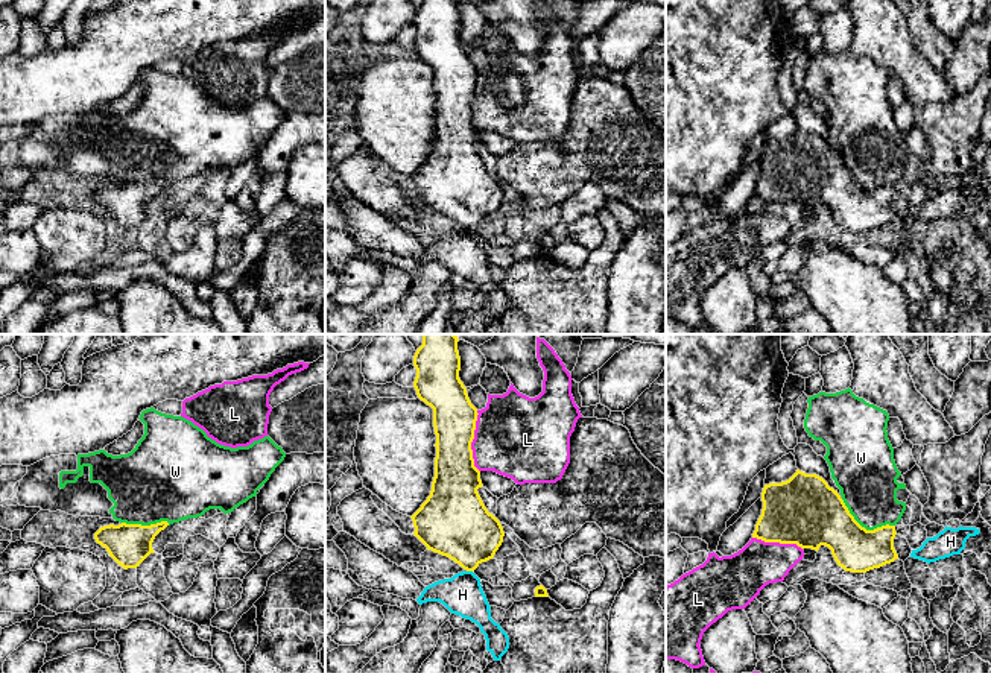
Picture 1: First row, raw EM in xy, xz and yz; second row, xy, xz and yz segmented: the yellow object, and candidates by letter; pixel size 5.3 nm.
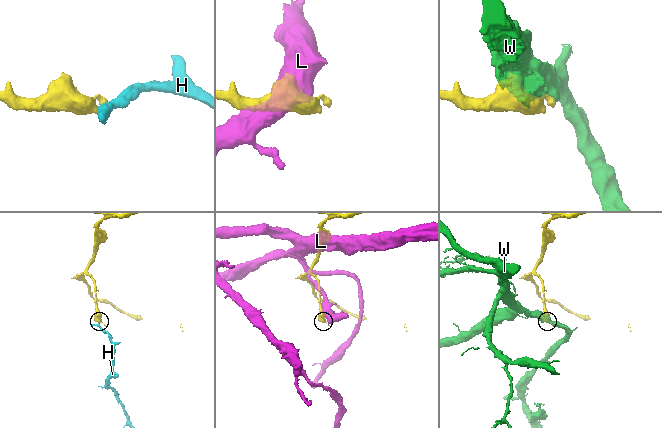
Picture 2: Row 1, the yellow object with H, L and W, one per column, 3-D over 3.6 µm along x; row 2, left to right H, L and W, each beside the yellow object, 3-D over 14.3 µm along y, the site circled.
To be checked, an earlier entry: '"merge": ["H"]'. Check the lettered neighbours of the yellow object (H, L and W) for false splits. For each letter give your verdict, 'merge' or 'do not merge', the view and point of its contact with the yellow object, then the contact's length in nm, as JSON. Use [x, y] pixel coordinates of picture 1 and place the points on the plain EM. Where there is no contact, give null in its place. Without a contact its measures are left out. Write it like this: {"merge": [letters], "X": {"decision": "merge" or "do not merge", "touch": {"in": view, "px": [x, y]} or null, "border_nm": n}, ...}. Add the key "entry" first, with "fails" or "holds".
{"entry": "holds", "merge": ["H"], "H": {"decision": "merge", "touch": {"in": "xz", "px": [470, 230]}, "border_nm": 30}, "L": {"decision": "do not merge", "touch": {"in": "xz", "px": [471, 101]}, "border_nm": 320}, "W": {"decision": "do not merge", "touch": {"in": "yz", "px": [864, 187]}, "border_nm": 320}}

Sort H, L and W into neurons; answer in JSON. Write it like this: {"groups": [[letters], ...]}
{"groups": [["H"], ["L"], ["W"]]}

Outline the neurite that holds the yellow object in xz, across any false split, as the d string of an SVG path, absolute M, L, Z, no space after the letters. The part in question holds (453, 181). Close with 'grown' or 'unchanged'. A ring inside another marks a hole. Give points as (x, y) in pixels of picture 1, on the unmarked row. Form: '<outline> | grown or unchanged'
M423 0L413 15L416 36L413 47L421 61L433 68L433 87L436 94L435 137L432 150L421 167L410 176L413 194L435 213L450 217L464 231L451 239L438 240L424 248L416 258L420 264L427 261L442 263L451 273L471 280L480 287L486 299L486 310L494 321L500 321L509 308L509 296L491 278L491 266L482 249L480 239L473 232L482 222L494 217L503 202L500 181L488 172L477 149L482 147L480 131L474 126L471 102L474 99L477 68L471 64L467 47L459 38L461 17L459 0Z | grown

